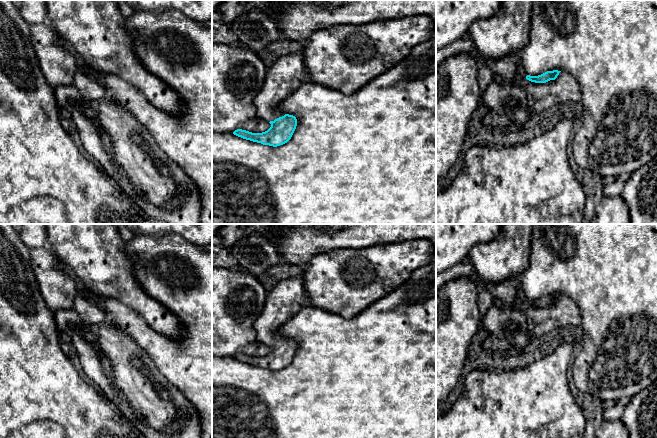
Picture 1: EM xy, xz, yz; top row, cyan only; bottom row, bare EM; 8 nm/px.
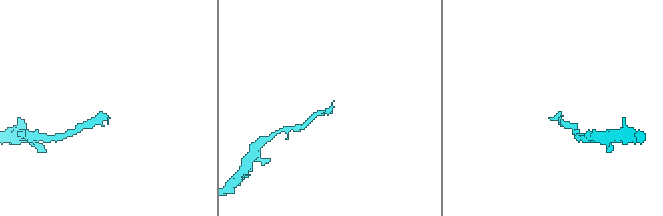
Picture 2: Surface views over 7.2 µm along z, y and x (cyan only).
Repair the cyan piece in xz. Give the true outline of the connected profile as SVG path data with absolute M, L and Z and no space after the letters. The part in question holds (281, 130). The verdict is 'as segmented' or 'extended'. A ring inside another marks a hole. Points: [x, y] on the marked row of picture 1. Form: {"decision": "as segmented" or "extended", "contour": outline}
{"decision": "extended", "contour": "M289 53L278 57L267 67L263 87L254 98L256 115L269 122L271 127L262 133L237 129L233 134L273 147L287 143L296 129L297 119L284 113L279 106L304 80L305 69L301 53Z"}

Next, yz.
{"decision": "extended", "contour": "M465 35L444 49L436 50L436 66L442 63L446 58L456 54L468 54L478 63L485 63L492 70L494 75L504 77L508 81L515 79L516 75L535 83L546 83L555 80L561 71L547 71L538 76L528 75L522 67L521 59L518 53L511 53L497 60L485 60L478 53L474 43Z"}

